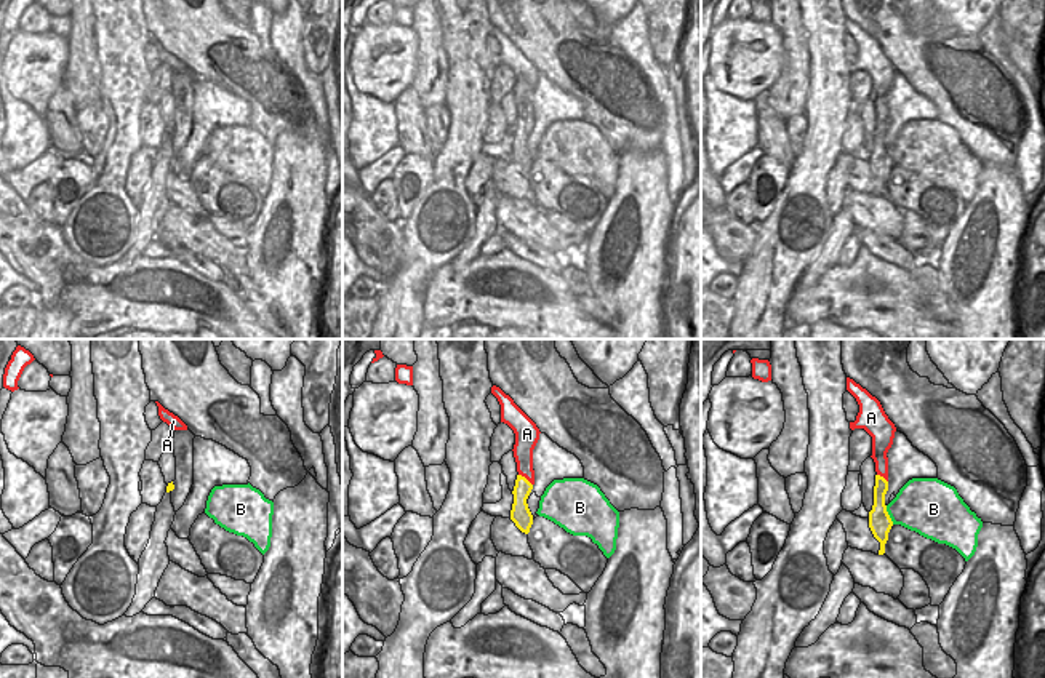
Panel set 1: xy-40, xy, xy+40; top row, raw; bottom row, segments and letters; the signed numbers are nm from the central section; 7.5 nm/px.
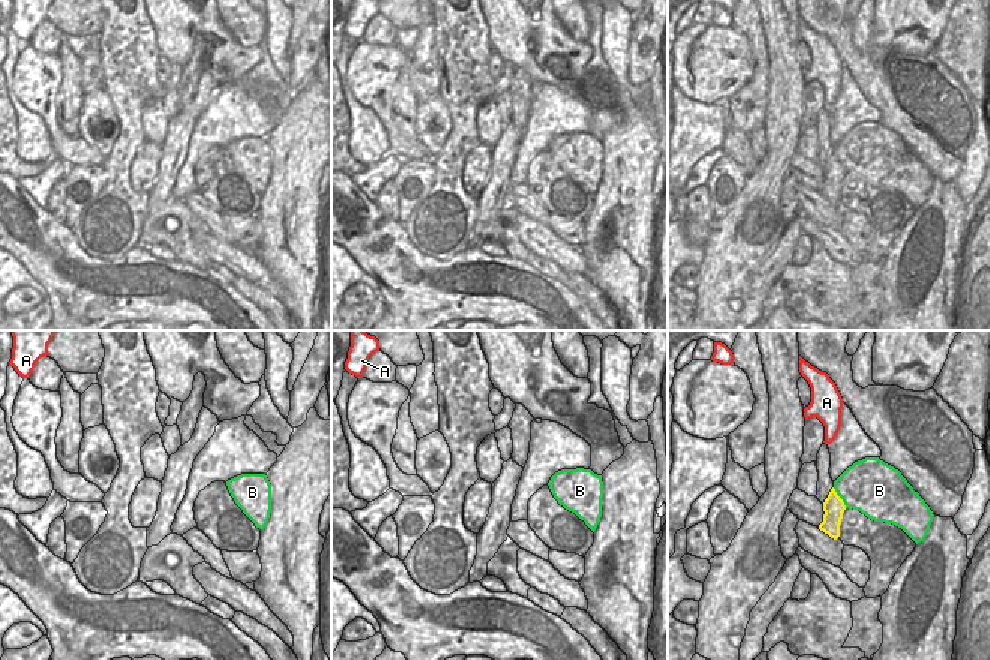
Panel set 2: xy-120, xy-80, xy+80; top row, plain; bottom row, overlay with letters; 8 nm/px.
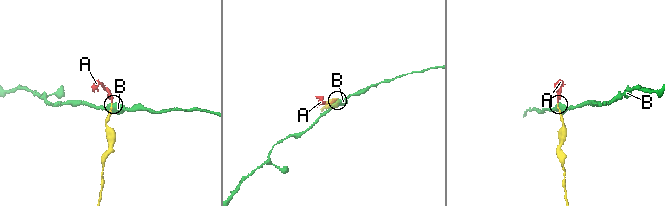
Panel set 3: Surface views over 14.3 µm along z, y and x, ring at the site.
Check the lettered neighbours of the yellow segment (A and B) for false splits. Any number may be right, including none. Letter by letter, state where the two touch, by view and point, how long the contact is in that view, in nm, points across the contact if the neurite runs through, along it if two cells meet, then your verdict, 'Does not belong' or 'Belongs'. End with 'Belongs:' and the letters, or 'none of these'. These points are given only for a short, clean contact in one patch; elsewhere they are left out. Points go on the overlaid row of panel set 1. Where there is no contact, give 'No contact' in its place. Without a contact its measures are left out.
A: Touches yellow at xy (525, 478). Shared border 140 nm. Boundary: xy (519, 474), (532, 485). Does not belong
B: Touches yellow at xy+40 (888, 515). Shared border 160 nm. Boundary: xy+40 (885, 506), (893, 523). Does not belong
Belongs: none of these.

